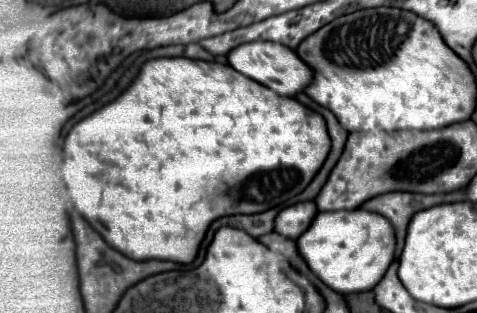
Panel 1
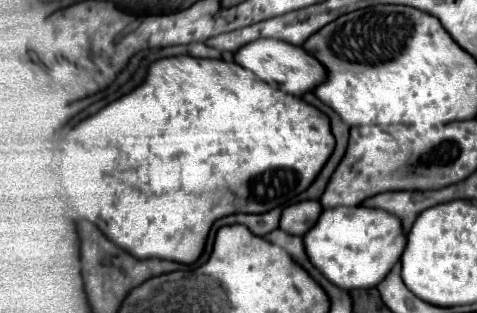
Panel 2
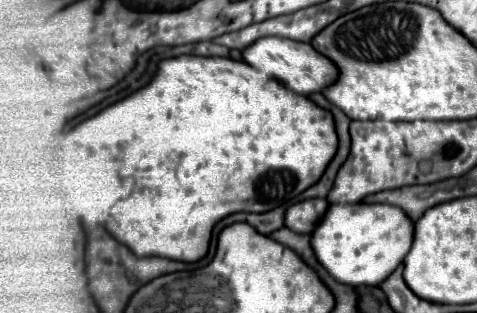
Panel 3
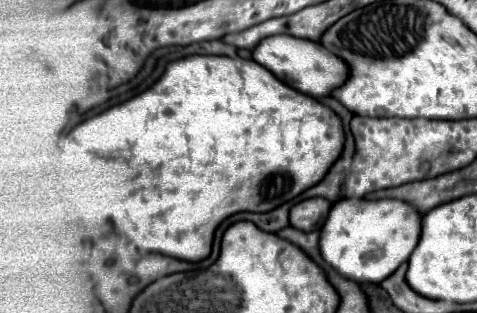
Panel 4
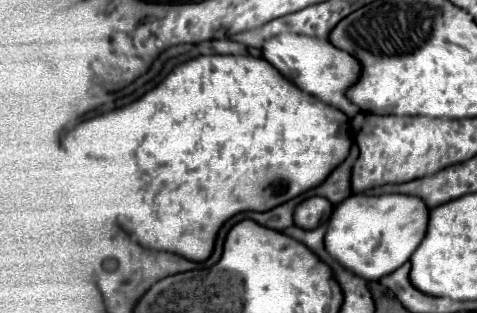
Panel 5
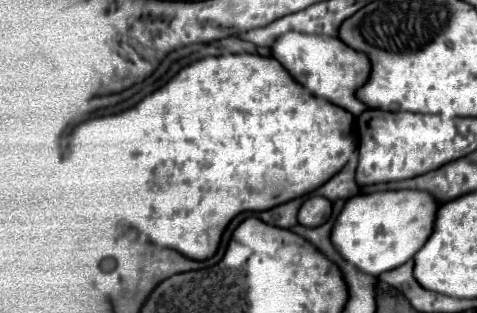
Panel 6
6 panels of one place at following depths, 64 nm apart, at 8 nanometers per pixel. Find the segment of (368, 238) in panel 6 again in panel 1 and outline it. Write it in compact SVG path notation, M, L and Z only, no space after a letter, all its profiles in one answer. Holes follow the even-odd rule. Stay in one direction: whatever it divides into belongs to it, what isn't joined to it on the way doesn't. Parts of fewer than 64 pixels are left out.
M362 208L320 212L312 226L298 238L298 250L312 272L332 290L342 294L364 292L372 290L392 264L396 252L396 234L384 216Z

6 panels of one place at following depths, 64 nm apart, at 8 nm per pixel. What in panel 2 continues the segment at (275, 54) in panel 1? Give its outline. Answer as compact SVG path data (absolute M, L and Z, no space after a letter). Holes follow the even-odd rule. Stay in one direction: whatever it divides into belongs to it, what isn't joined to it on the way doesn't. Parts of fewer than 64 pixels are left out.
M256 40L256 44L246 44L244 48L240 48L240 52L236 52L234 60L246 70L252 70L260 80L278 84L282 92L288 92L292 96L302 96L316 88L320 80L324 80L324 66L316 58L308 56L302 46L284 44L282 40Z

